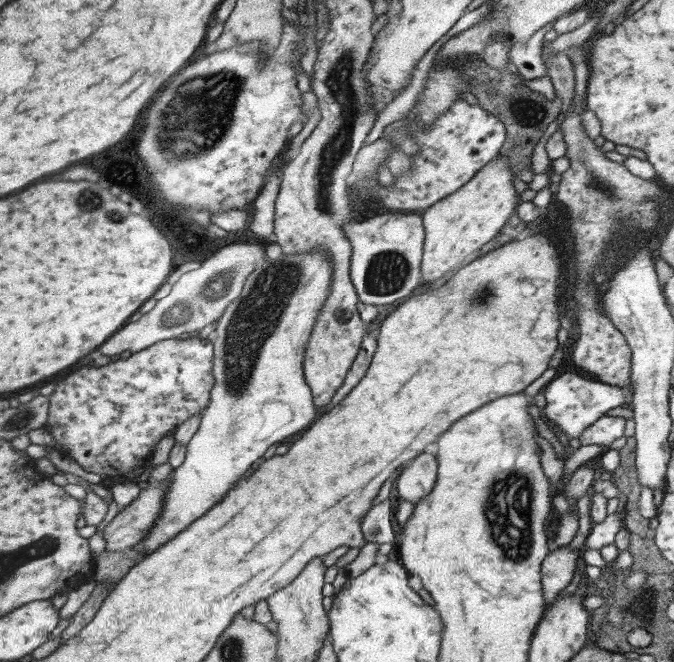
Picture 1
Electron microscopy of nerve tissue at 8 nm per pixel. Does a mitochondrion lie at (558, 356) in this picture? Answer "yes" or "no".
no

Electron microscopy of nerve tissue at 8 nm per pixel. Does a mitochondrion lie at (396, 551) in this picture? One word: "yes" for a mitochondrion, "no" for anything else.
no

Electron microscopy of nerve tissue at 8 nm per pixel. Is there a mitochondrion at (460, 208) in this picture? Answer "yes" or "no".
no

